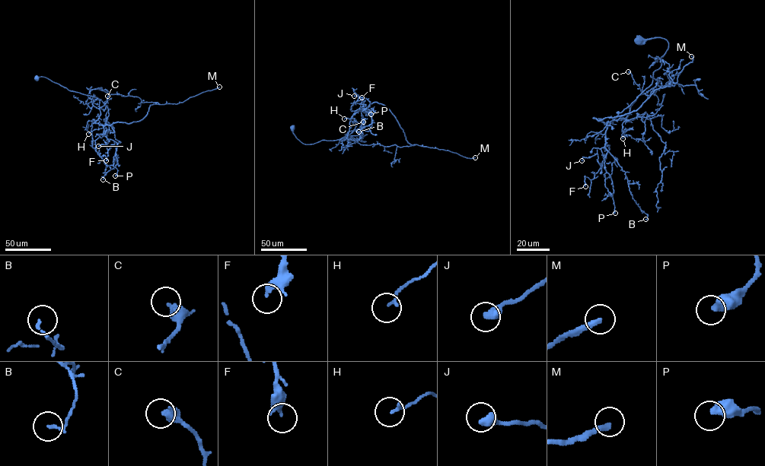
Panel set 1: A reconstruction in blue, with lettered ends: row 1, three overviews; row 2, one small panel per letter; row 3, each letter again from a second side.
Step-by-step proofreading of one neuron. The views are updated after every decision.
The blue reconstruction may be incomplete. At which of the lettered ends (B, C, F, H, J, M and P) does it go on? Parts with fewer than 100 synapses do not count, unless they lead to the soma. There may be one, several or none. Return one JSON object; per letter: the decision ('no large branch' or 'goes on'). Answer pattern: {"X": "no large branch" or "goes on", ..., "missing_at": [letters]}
{"B": "no large branch", "C": "no large branch", "F": "no large branch", "H": "no large branch", "J": "no large branch", "M": "goes on", "P": "no large branch", "missing_at": ["M"]}

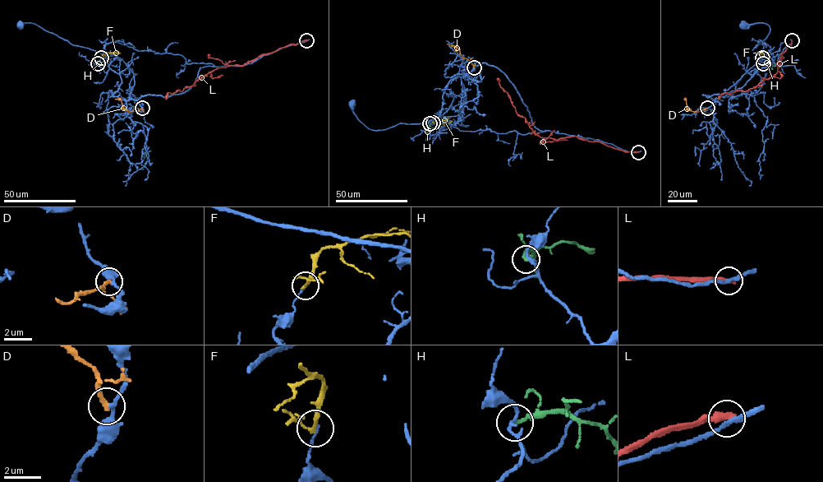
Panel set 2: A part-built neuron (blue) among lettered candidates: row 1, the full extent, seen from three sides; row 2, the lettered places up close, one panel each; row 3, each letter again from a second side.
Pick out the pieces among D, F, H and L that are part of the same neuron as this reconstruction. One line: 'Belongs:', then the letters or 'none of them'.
Belongs: none of them

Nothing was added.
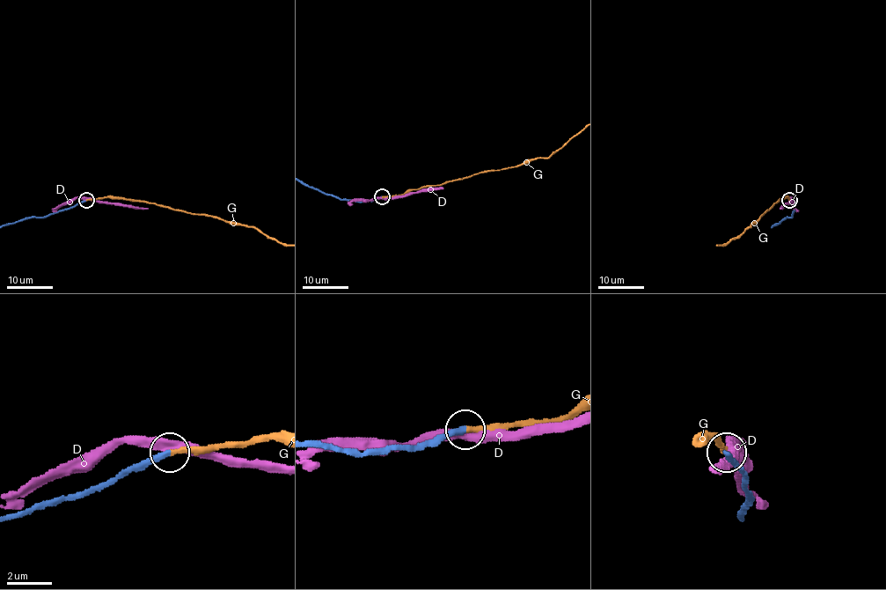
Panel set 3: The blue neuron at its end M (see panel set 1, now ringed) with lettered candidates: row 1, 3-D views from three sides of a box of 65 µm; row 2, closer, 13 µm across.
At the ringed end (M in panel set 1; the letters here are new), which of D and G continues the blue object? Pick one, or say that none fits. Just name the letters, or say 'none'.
G

